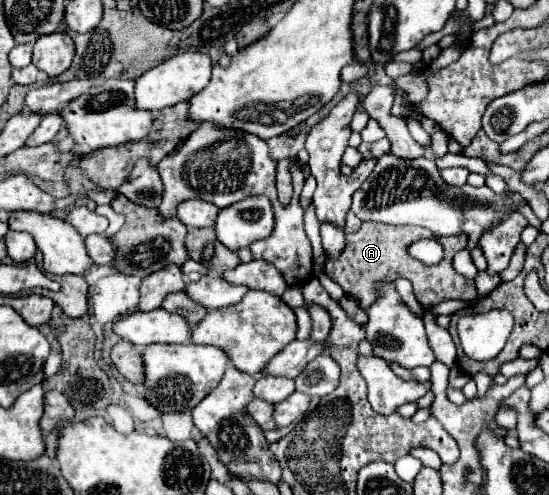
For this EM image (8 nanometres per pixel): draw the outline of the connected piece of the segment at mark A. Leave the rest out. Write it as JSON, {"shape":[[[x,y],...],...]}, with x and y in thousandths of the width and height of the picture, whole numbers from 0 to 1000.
{"shape":[[[665,446],[658,463],[647,475],[628,475],[628,503],[614,523],[596,523],[592,552],[625,580],[625,588],[650,604],[654,620],[672,624],[683,600],[690,596],[687,572],[716,572],[727,560],[738,560],[752,576],[752,592],[760,608],[770,620],[796,616],[811,604],[843,604],[843,608],[865,608],[869,604],[869,580],[862,564],[851,564],[836,556],[825,535],[825,511],[843,503],[851,495],[851,475],[821,475],[821,479],[800,479],[800,491],[811,503],[811,519],[800,535],[770,535],[756,519],[741,511],[745,495],[767,483],[763,459],[741,459],[741,455],[698,455],[687,446]]]}

